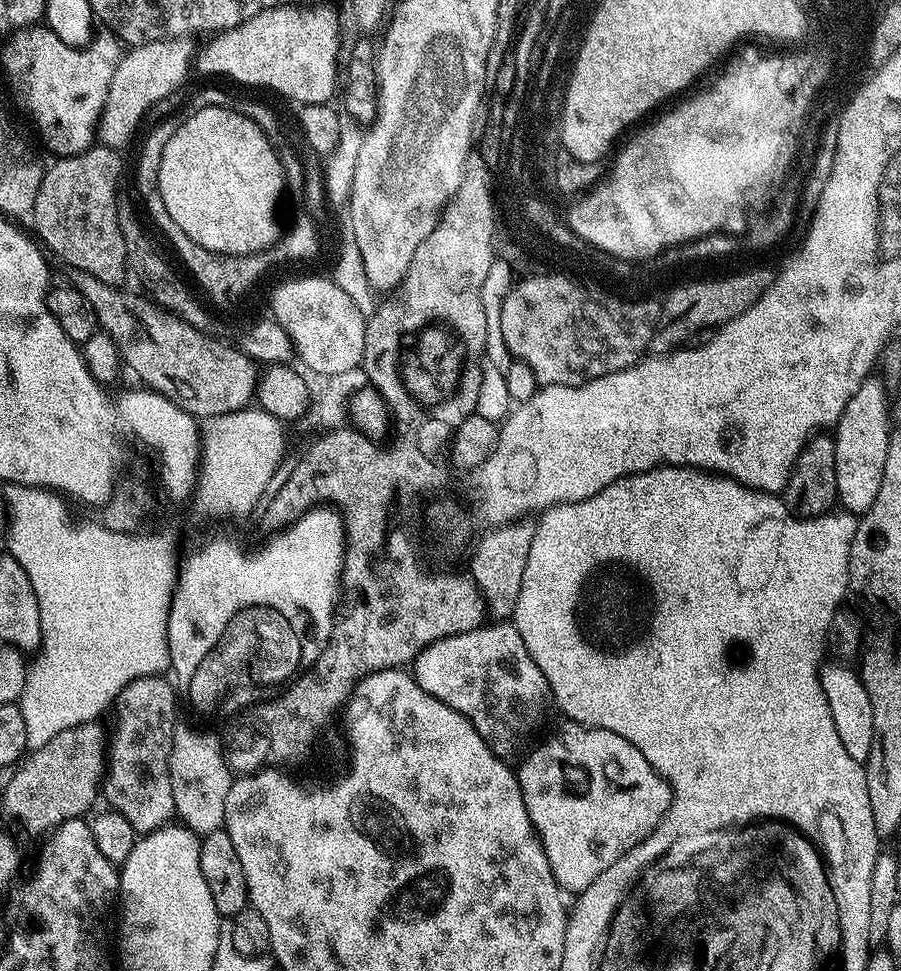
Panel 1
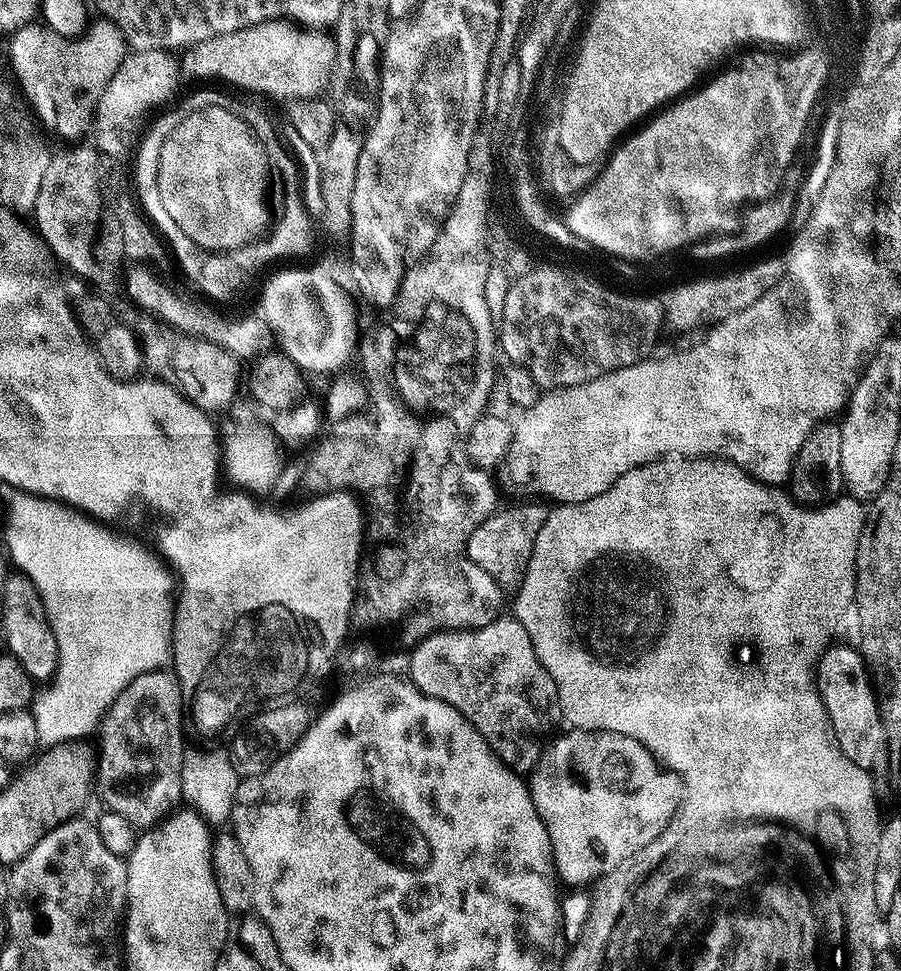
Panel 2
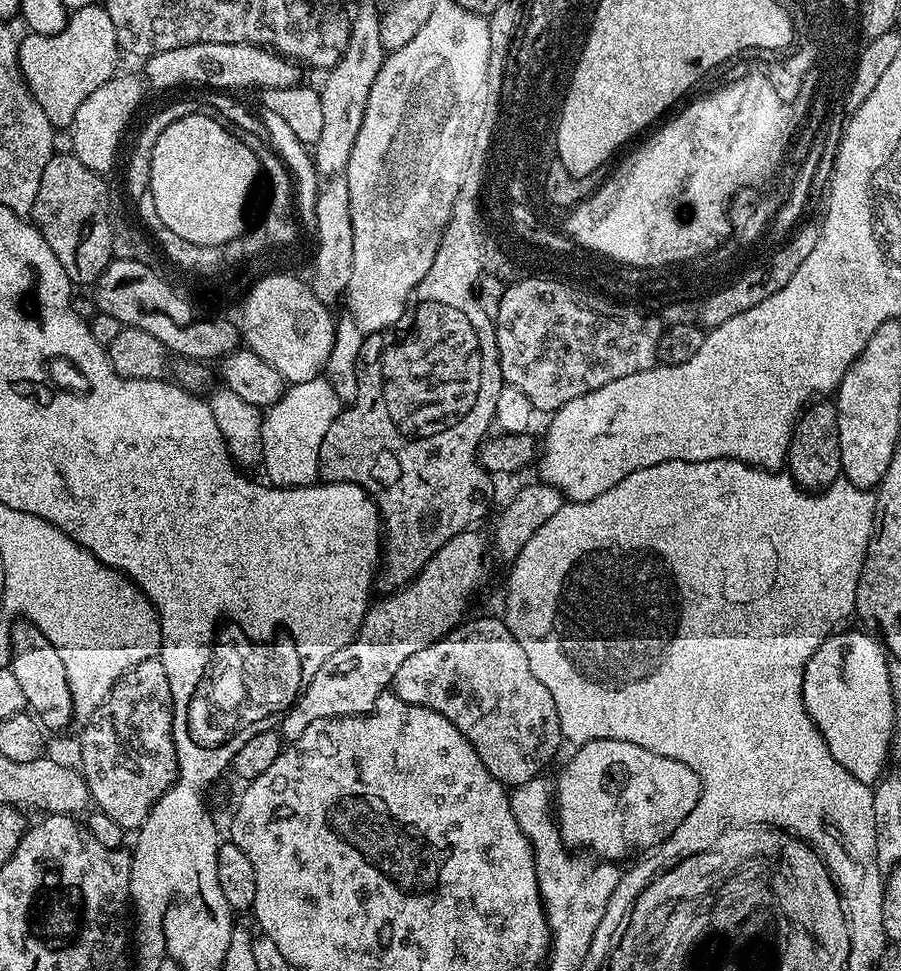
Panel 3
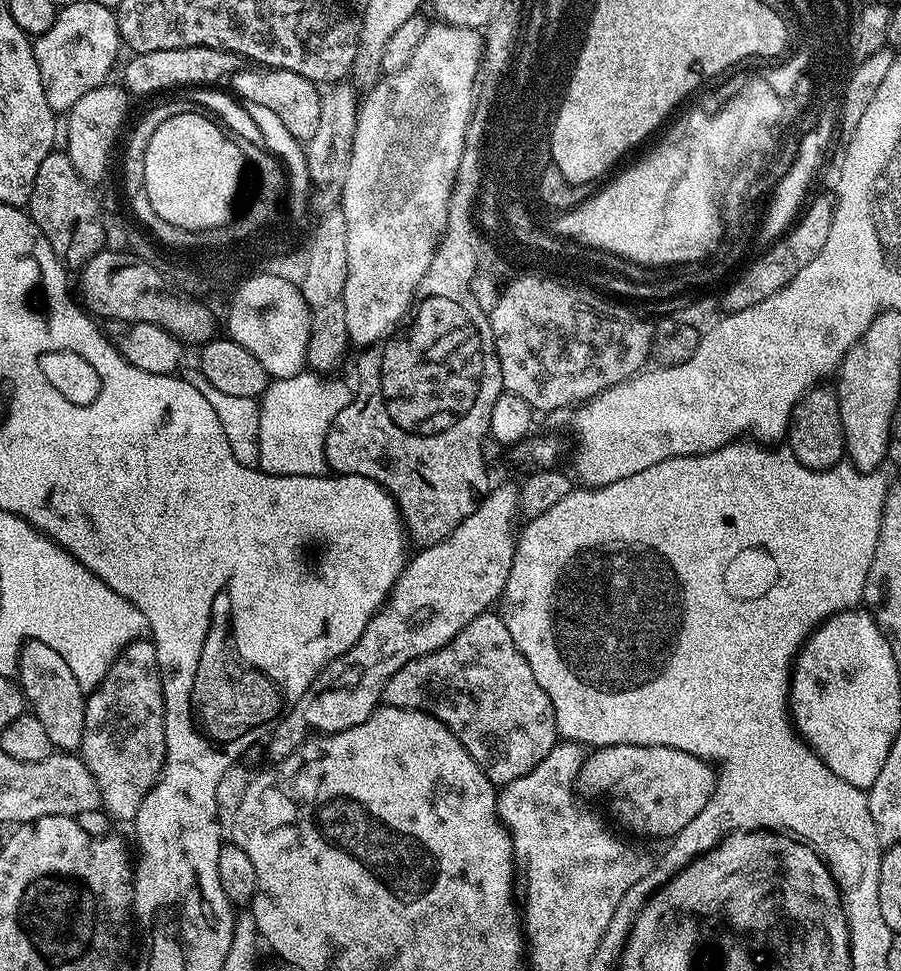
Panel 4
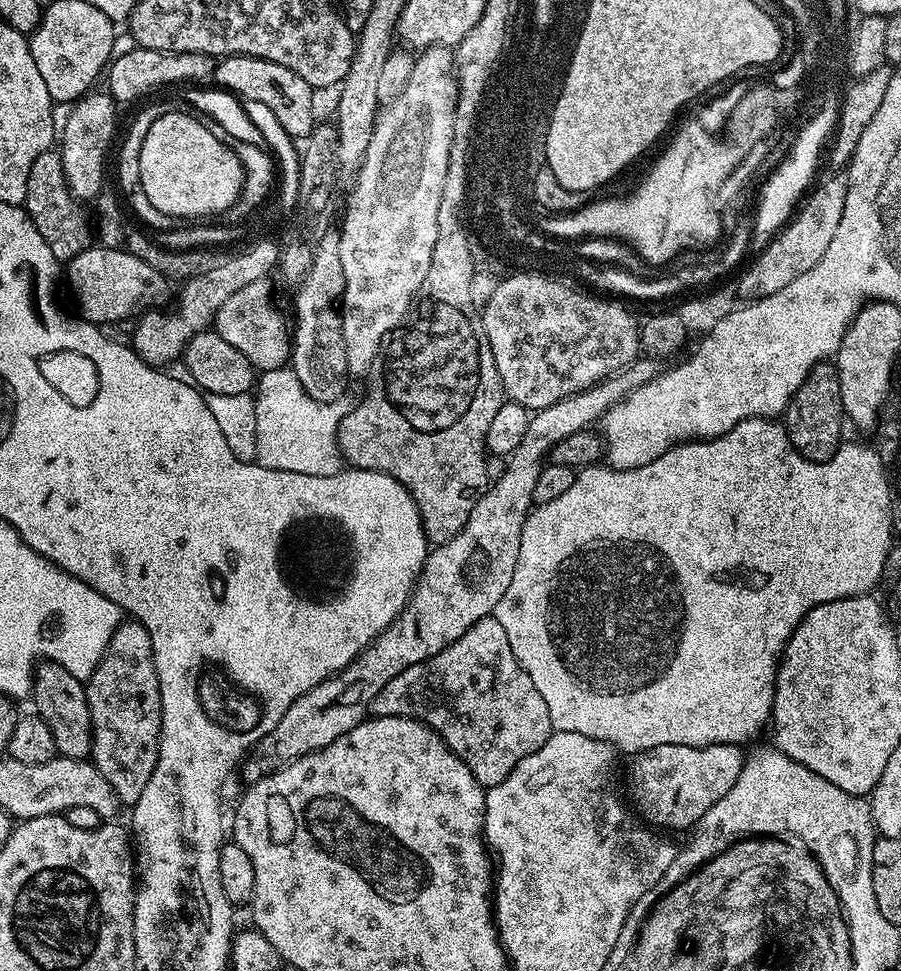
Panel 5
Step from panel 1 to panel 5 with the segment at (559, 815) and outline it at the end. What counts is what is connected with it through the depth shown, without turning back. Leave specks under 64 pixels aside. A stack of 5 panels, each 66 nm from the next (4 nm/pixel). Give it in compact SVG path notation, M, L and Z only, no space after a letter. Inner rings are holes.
M663 744L637 751L628 772L626 768L627 795L637 809L640 807L649 816L647 819L657 829L695 829L706 810L710 810L710 806L728 793L734 782L738 782L738 774L746 759L744 751L743 747L734 744L711 744L701 748Z

